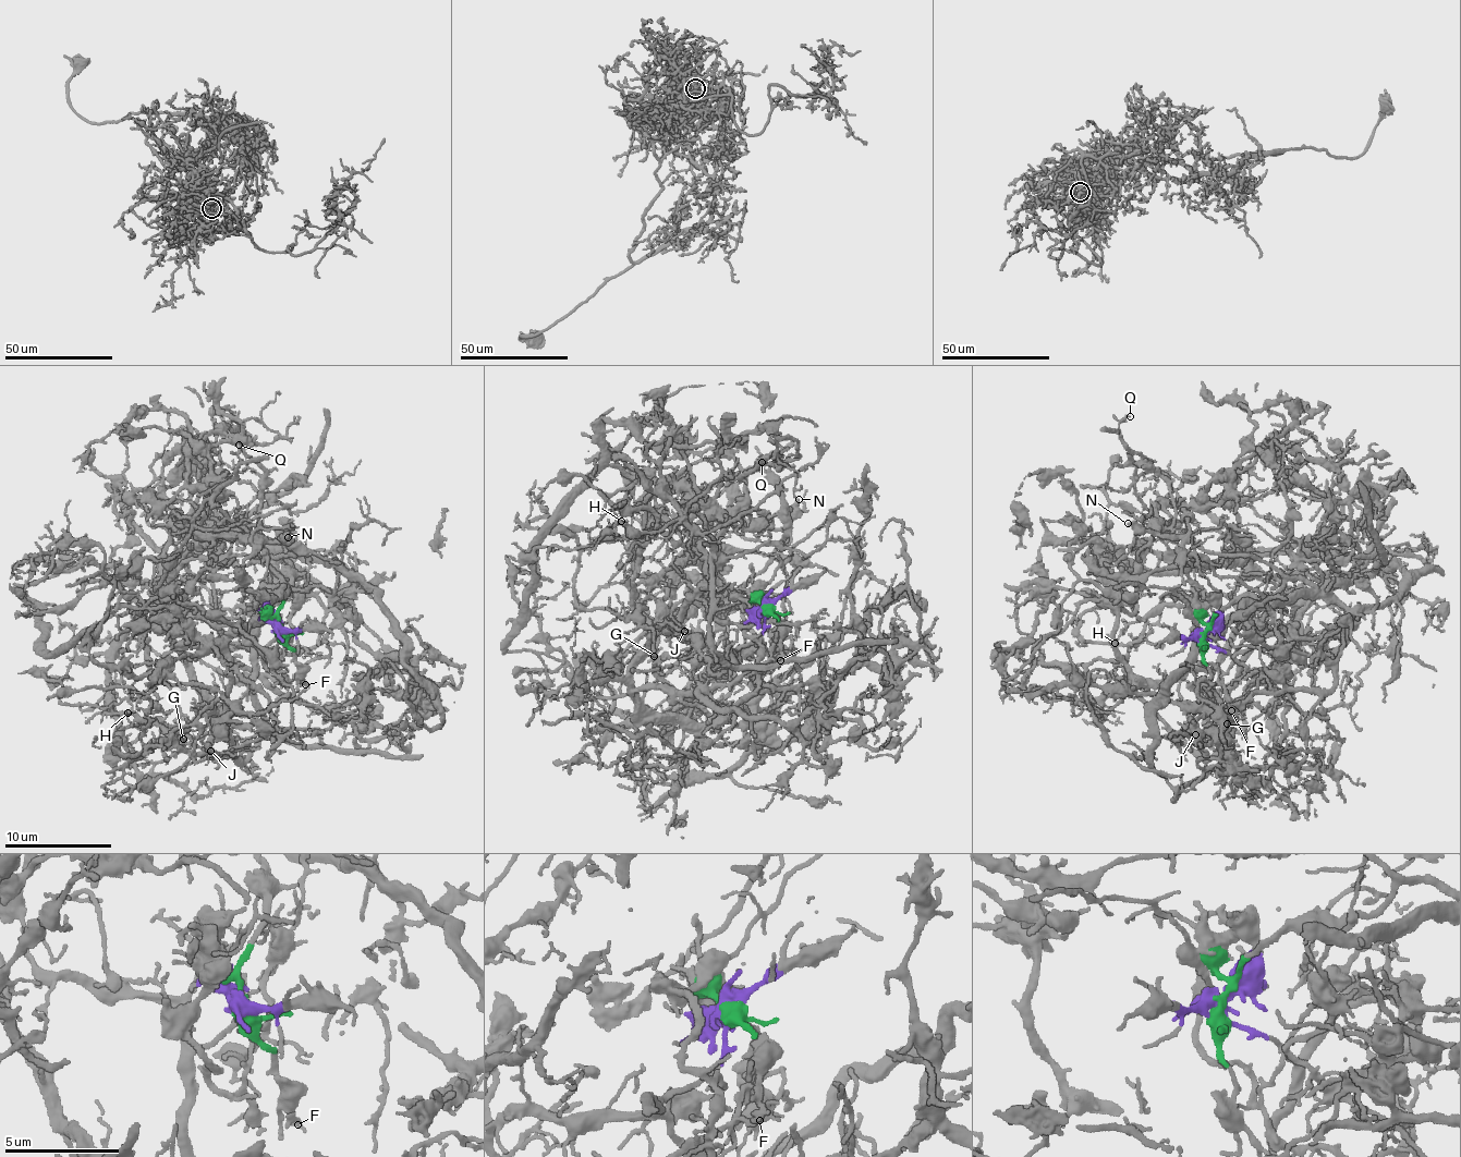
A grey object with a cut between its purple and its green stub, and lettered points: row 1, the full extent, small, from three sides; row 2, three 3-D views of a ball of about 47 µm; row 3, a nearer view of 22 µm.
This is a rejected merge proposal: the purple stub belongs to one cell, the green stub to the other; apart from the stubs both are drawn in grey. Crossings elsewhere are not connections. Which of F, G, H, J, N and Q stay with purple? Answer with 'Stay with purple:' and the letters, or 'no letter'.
Stay with purple: G, H, J

